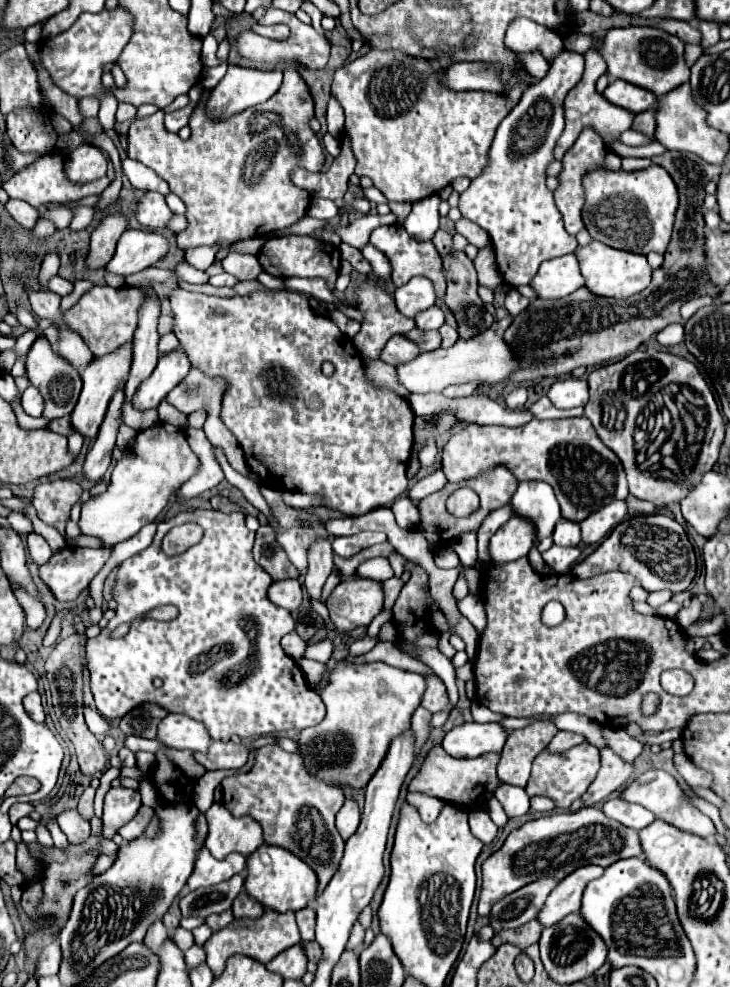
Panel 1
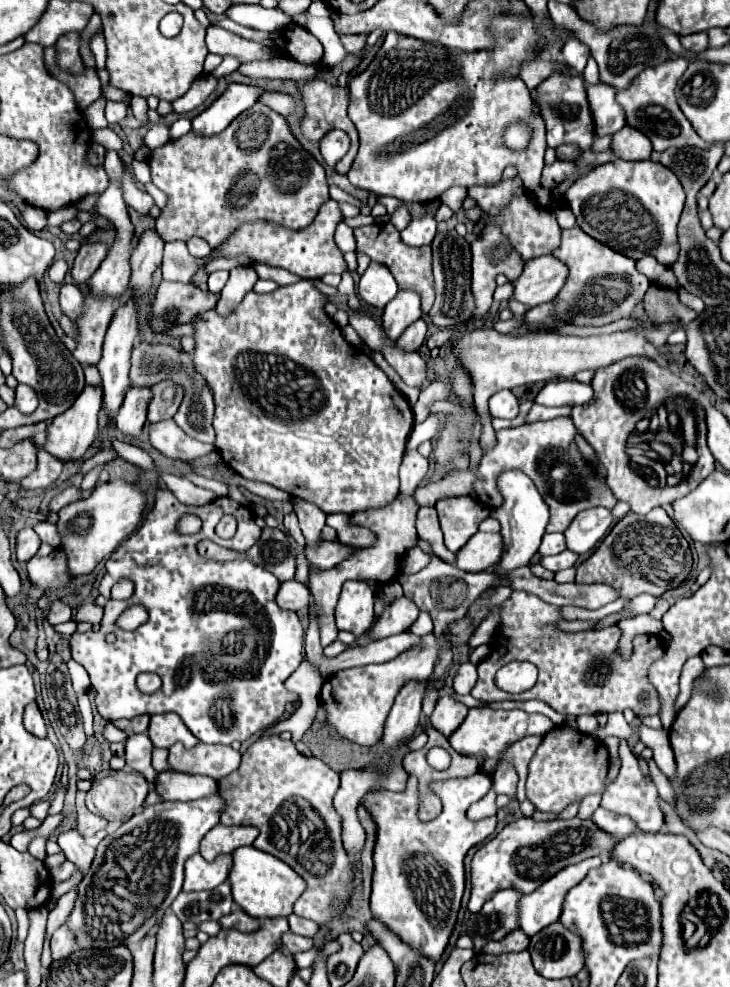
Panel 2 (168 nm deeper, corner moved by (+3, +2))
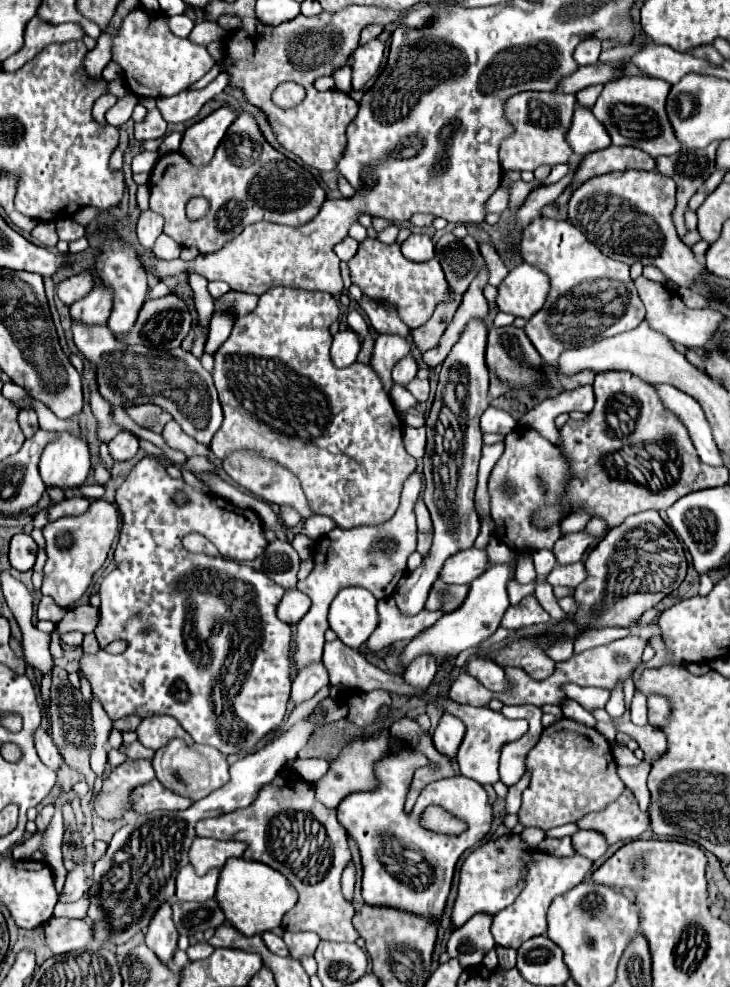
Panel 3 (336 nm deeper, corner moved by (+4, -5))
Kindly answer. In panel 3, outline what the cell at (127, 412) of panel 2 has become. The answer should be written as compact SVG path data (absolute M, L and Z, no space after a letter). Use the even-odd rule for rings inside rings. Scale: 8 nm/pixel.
M121 432L107 446L109 446L109 454L115 462L125 462L125 460L131 460L137 454L139 440L131 432Z

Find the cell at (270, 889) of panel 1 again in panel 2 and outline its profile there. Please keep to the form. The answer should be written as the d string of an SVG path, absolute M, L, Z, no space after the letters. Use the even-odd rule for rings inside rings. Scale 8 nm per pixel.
M240 847L232 853L234 865L230 871L230 885L234 901L252 917L266 919L266 917L288 917L296 899L304 893L306 881L284 861L272 857L256 847Z

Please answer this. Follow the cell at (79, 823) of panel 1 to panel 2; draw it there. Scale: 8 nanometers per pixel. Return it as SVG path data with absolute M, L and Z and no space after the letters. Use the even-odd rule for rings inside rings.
M68 829L68 831L62 831L58 835L58 845L60 849L64 851L66 859L72 861L78 869L82 871L88 871L92 859L94 859L94 849L86 845L84 837L78 833L78 829Z

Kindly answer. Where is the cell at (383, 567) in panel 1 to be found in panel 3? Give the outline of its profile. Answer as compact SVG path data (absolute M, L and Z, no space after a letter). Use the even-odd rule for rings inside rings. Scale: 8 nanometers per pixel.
M413 472L403 486L401 504L391 520L375 526L357 526L349 530L333 528L329 534L319 538L317 544L313 544L311 558L315 560L315 568L303 582L297 584L297 590L305 592L313 602L309 612L297 624L297 632L295 632L295 648L291 658L297 672L303 670L307 664L321 660L323 644L325 644L323 634L329 628L327 624L329 604L339 594L339 590L347 586L361 586L367 588L377 600L389 598L395 592L395 584L401 580L401 576L407 570L407 558L409 554L415 552L417 546L417 524L415 524L413 506L419 494L421 494L421 476Z

